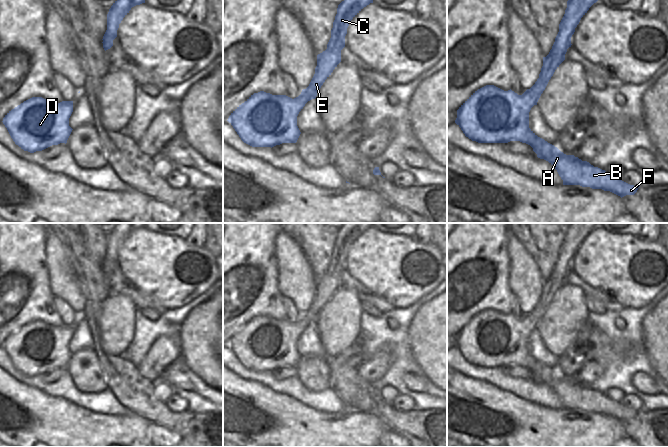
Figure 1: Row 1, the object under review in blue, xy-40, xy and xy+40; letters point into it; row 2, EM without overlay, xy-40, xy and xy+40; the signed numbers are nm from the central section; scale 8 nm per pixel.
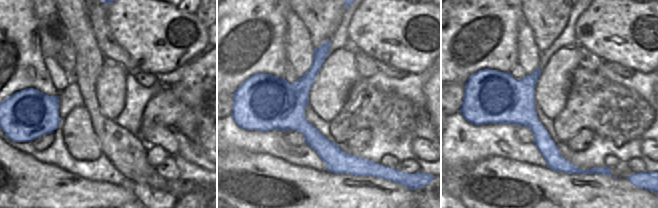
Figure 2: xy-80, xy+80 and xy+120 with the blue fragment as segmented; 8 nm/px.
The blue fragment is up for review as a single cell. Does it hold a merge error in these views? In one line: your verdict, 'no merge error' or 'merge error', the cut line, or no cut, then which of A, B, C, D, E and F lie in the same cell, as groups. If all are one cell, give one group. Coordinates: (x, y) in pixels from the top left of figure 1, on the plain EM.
merge error; cut in xy+40 along (552, 272), (554, 274), (553, 283), (563, 284); A B D E F / C

